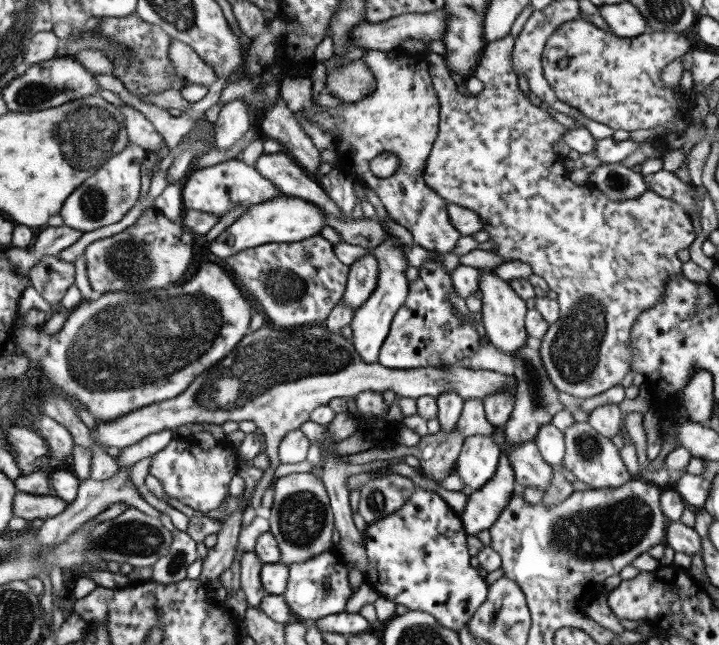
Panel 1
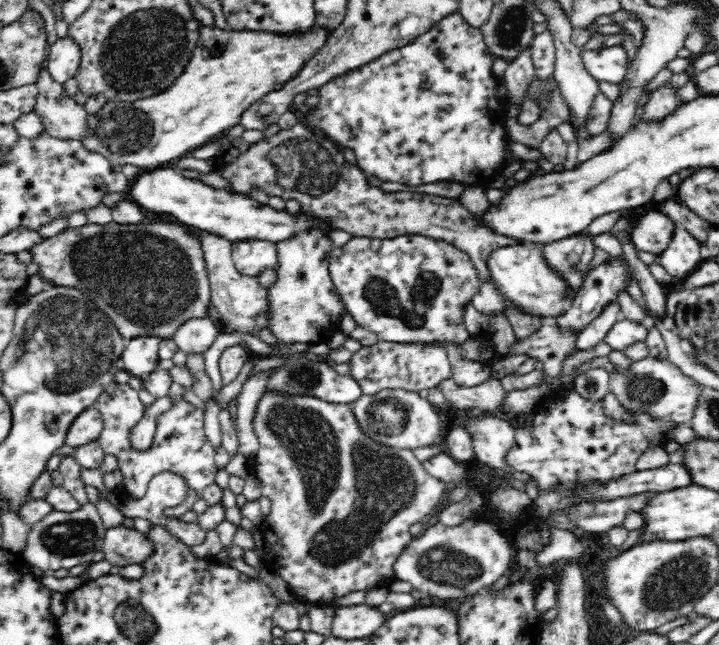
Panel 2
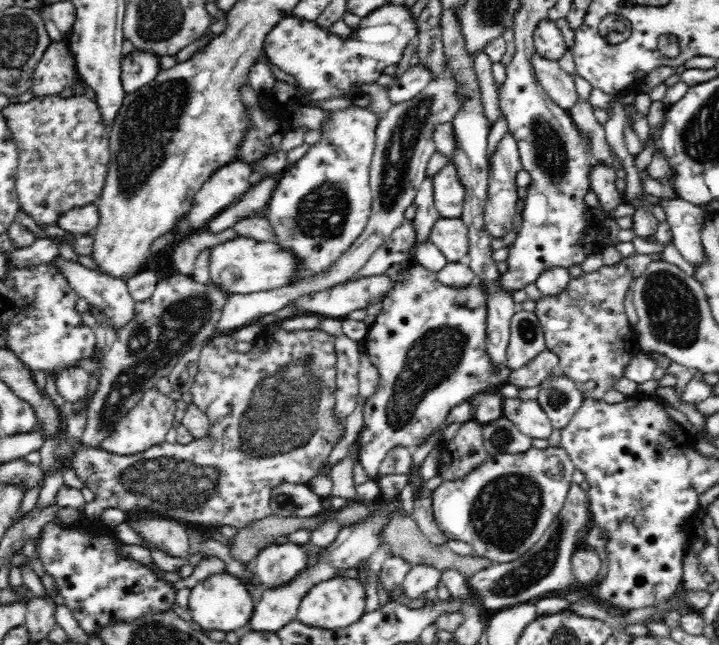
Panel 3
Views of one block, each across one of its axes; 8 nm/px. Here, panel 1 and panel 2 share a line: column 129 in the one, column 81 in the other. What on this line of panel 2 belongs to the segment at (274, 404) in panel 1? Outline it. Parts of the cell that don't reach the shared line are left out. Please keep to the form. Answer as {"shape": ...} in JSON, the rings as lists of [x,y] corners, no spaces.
{"shape":[[[88,408],[78,414],[65,436],[65,444],[73,449],[88,441],[97,440],[103,430],[103,417],[98,410]]]}

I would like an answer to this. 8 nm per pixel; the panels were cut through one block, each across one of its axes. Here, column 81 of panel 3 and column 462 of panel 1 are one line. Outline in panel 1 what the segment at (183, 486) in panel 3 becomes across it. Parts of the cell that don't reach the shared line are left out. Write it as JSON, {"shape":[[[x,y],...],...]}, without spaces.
{"shape":[[[490,436],[464,437],[453,472],[457,473],[465,487],[474,493],[493,477],[499,453],[499,447]]]}

